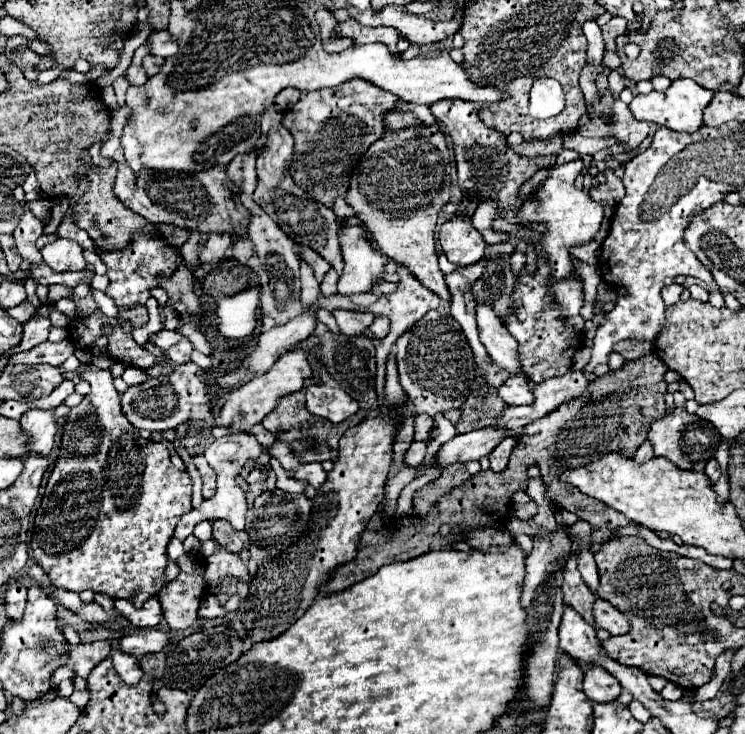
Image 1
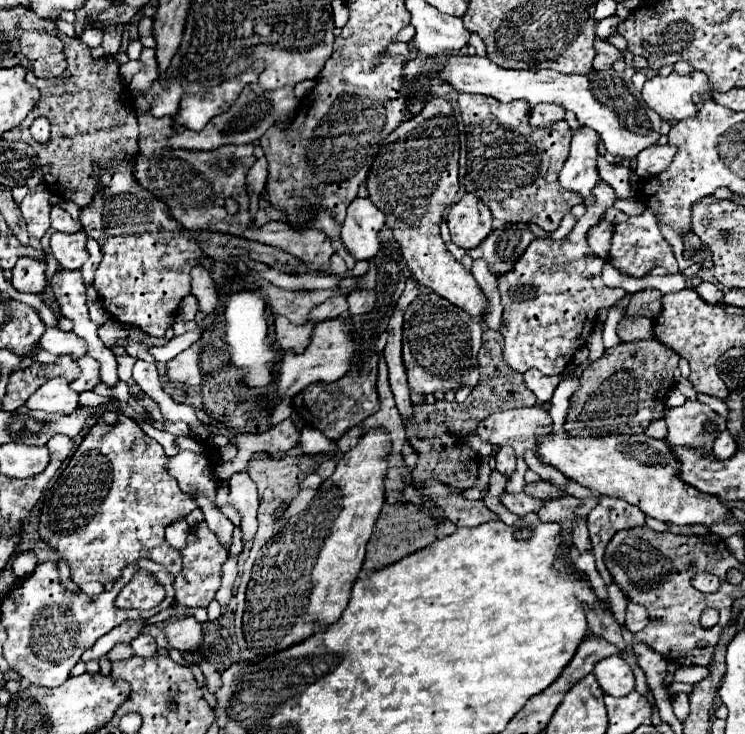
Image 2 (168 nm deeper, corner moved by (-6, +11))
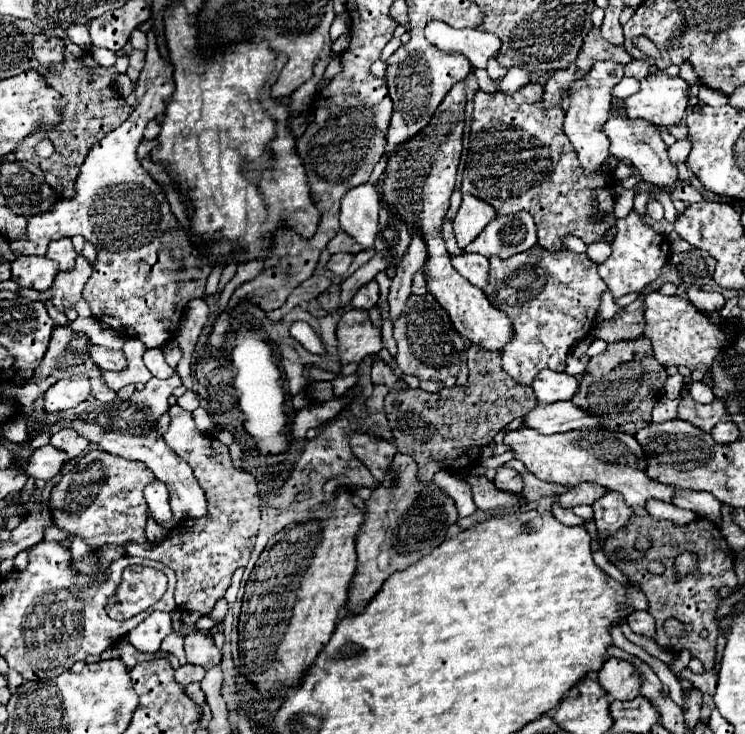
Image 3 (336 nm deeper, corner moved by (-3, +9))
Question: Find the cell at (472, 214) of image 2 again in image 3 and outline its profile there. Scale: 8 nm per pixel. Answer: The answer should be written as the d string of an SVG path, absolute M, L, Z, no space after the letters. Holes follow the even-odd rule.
M463 195L463 203L453 219L459 247L465 249L493 217L497 217L497 213L493 211L493 207L489 207L489 203L477 199L475 195Z

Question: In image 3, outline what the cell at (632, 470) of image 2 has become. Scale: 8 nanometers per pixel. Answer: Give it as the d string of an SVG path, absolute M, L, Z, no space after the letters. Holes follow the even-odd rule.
M523 425L517 431L507 431L503 443L515 453L515 459L519 459L527 467L527 471L541 481L559 483L565 487L575 487L579 483L599 483L609 491L621 493L629 507L645 505L645 501L651 497L671 501L673 487L657 483L645 475L647 459L633 435L609 429L543 435Z

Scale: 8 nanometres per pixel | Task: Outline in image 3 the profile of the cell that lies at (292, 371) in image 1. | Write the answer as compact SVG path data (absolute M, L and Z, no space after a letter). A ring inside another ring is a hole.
M351 309L343 313L337 325L337 339L341 343L339 353L343 365L361 361L363 357L375 355L383 349L381 329L371 323L369 311L363 309Z

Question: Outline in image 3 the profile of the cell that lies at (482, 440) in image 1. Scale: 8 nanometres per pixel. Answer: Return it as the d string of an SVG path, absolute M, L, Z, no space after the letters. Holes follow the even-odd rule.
M561 401L561 403L551 403L545 407L537 405L525 417L525 425L549 435L583 429L583 427L595 429L595 427L599 427L599 419L589 415L587 411L581 411L579 407L575 407L573 401Z

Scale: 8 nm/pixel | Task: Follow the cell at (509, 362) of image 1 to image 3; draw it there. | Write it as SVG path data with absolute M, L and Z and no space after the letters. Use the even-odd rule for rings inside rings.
M463 253L453 259L453 267L457 273L461 273L467 281L477 285L479 289L487 287L487 277L489 277L489 259L477 253Z

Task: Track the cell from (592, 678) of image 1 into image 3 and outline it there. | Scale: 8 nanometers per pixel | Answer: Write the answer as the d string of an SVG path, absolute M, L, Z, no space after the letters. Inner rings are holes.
M609 657L605 661L605 667L601 667L597 673L597 681L613 699L619 701L635 699L641 687L641 677L635 671L633 663L615 657Z

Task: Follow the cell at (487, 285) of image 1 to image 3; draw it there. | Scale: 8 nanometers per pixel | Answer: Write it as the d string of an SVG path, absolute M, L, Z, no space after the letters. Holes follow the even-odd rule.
M525 211L495 217L473 243L465 247L467 253L479 253L485 257L497 255L509 259L521 251L527 251L537 243L537 229L533 217Z

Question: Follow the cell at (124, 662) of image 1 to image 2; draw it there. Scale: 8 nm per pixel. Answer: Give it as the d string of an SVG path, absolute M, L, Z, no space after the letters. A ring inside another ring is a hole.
M138 635L132 643L130 643L130 647L132 647L132 651L134 651L134 655L138 655L138 657L142 657L142 659L148 659L148 657L152 657L154 653L156 653L156 641L150 637L150 635Z

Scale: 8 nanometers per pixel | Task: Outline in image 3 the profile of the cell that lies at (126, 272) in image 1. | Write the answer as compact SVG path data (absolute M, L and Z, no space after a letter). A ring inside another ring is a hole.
M147 33L147 39L147 61L135 85L137 103L133 105L131 115L119 129L107 133L97 145L93 145L85 163L81 165L73 199L61 199L49 211L29 217L25 237L13 239L11 247L13 251L17 251L17 255L45 255L51 239L73 235L83 235L85 239L89 239L97 247L97 261L93 263L93 275L83 289L83 299L89 303L93 317L107 323L111 329L119 331L125 337L141 339L147 347L161 347L167 341L175 339L187 303L203 297L211 267L205 257L199 255L199 249L191 243L189 235L179 227L175 215L169 209L163 189L137 161L137 147L143 141L143 129L151 119L165 111L165 105L175 91L173 67L161 59L155 45L155 35Z

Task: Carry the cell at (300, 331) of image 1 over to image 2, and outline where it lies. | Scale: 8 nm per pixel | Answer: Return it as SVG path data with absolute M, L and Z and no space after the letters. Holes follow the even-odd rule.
M336 295L336 297L330 297L324 303L316 305L310 311L308 319L310 319L310 323L320 323L320 321L326 321L326 319L336 319L336 317L344 315L346 311L348 311L346 295Z

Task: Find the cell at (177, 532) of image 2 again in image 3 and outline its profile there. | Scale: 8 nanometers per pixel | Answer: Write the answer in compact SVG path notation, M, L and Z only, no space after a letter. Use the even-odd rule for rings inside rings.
M153 481L145 487L145 499L149 505L149 511L153 513L153 519L157 521L171 521L171 507L169 507L169 491L165 487L165 483L161 481Z

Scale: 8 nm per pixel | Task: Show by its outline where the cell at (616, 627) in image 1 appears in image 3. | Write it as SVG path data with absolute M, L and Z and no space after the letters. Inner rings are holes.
M635 611L627 617L627 623L631 627L633 633L639 633L639 635L645 635L649 639L655 637L655 619L647 613L647 611Z

